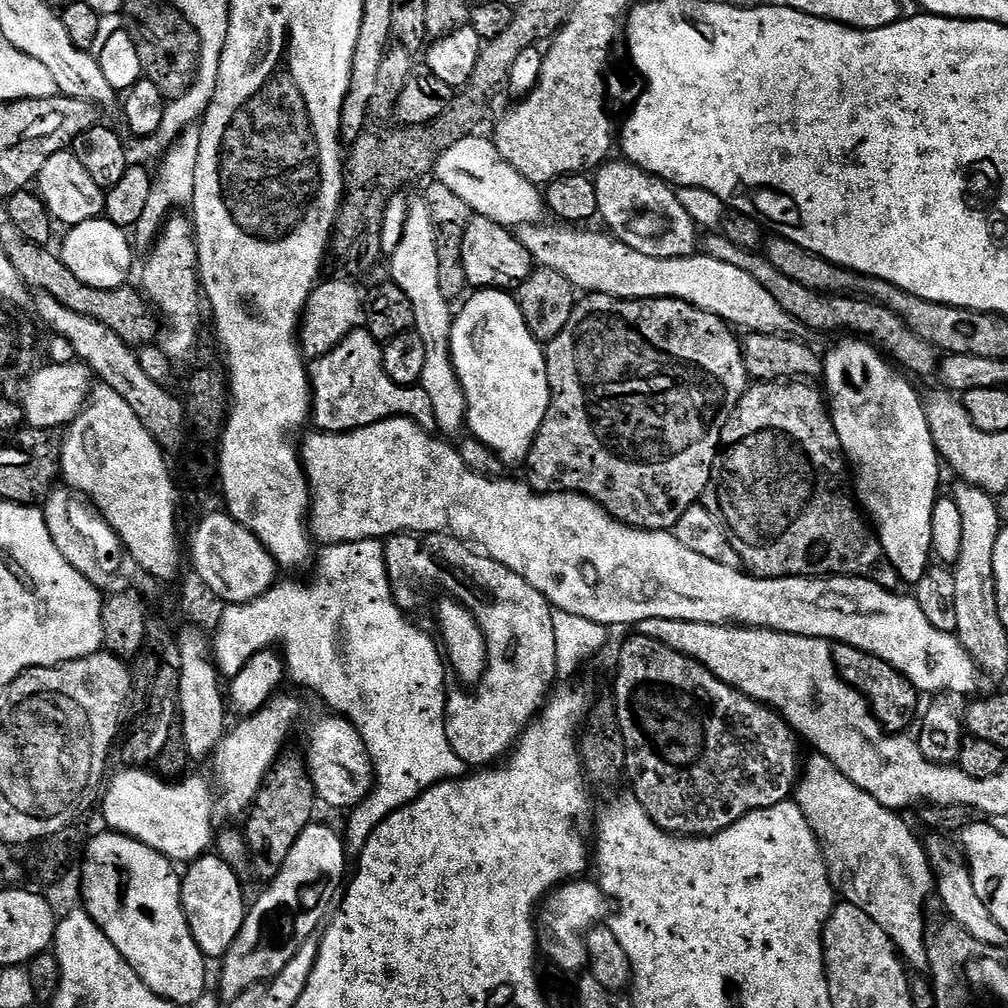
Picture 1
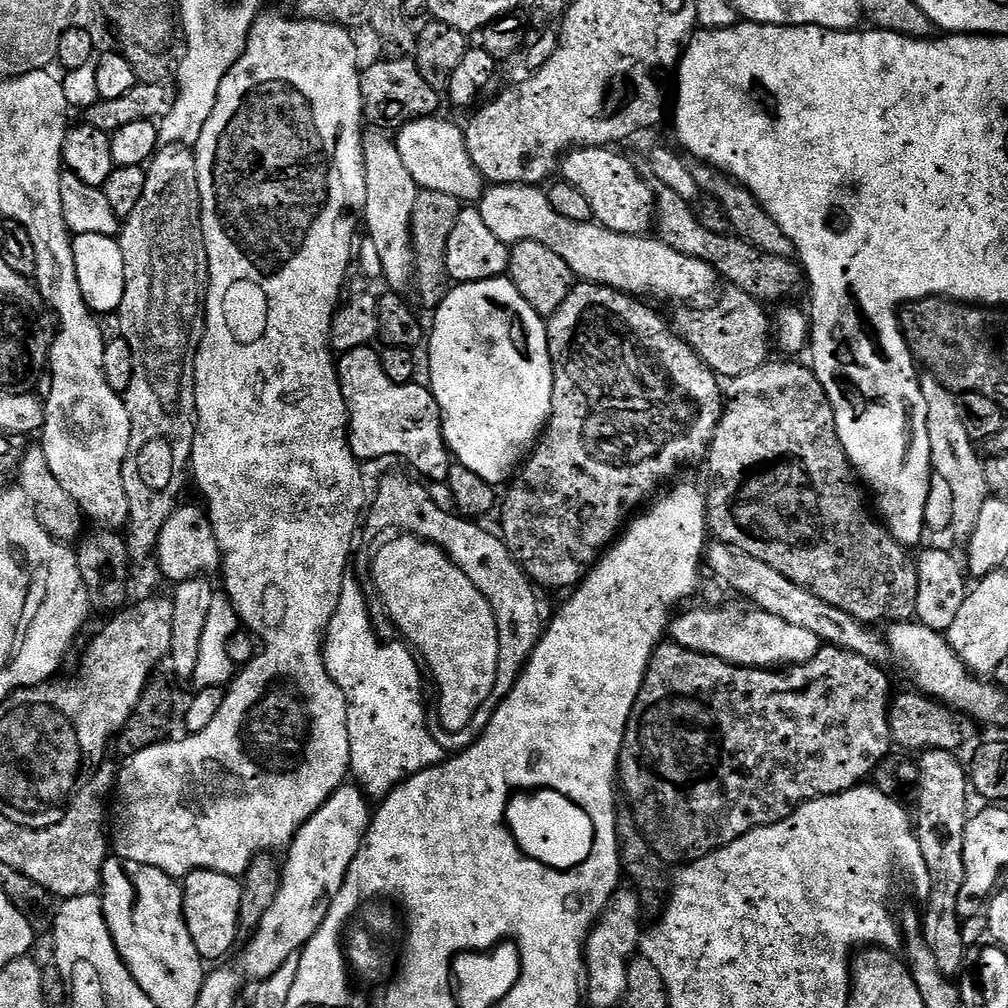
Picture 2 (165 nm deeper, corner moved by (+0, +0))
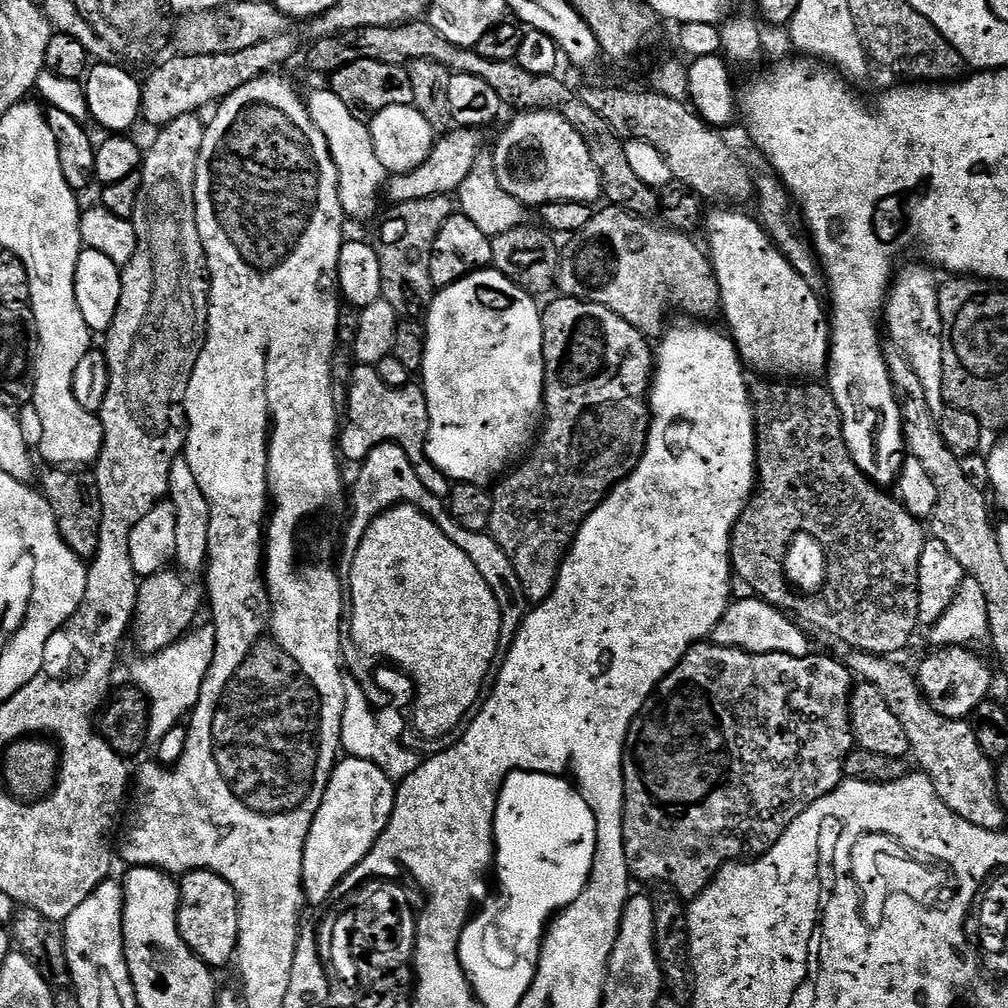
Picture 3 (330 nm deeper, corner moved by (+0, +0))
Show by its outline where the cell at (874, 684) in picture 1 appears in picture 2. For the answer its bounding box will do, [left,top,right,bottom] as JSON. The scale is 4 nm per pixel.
[618,642,894,866]

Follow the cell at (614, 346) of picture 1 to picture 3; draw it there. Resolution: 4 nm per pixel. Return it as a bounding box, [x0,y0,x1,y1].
[488,298,654,605]

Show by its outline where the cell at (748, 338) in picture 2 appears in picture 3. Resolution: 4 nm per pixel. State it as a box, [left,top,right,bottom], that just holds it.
[554,206,721,338]

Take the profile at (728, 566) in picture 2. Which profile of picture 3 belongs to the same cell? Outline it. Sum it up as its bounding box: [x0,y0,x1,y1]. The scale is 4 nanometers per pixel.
[847,650,1006,831]

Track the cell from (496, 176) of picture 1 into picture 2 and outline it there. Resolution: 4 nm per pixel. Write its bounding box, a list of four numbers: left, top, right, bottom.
[394,119,486,202]

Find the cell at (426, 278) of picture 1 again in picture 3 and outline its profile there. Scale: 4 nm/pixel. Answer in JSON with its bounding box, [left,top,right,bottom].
[306,90,390,220]

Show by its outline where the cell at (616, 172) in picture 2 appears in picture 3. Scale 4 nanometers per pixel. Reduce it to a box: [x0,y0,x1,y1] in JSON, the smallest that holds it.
[490,110,601,206]

